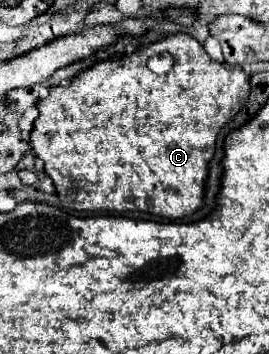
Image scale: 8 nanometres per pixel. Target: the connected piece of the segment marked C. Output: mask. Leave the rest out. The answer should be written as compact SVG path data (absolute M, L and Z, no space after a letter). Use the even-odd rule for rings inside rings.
M173 34L173 36L167 36L163 40L157 40L157 42L149 44L147 48L135 50L131 54L123 54L123 56L115 56L115 58L97 62L89 70L83 70L79 76L75 76L75 80L69 86L53 86L53 88L49 88L47 98L41 98L37 102L39 116L33 122L31 148L33 148L35 156L39 160L43 160L43 168L51 176L51 180L53 180L53 184L57 188L57 196L59 196L61 204L67 206L67 208L75 208L75 210L109 210L109 212L139 210L139 212L147 212L147 214L161 216L161 218L183 218L183 216L193 214L201 206L203 188L205 188L205 176L207 176L207 162L211 160L211 156L215 152L217 134L245 106L245 102L249 98L249 90L251 90L249 76L239 66L229 66L225 62L213 60L203 50L203 46L189 34ZM159 54L171 54L173 56L173 66L171 66L171 70L165 76L153 74L147 68L147 60L153 58L153 56L159 56ZM77 188L83 188L89 194L81 202L73 200L73 194L77 192Z

